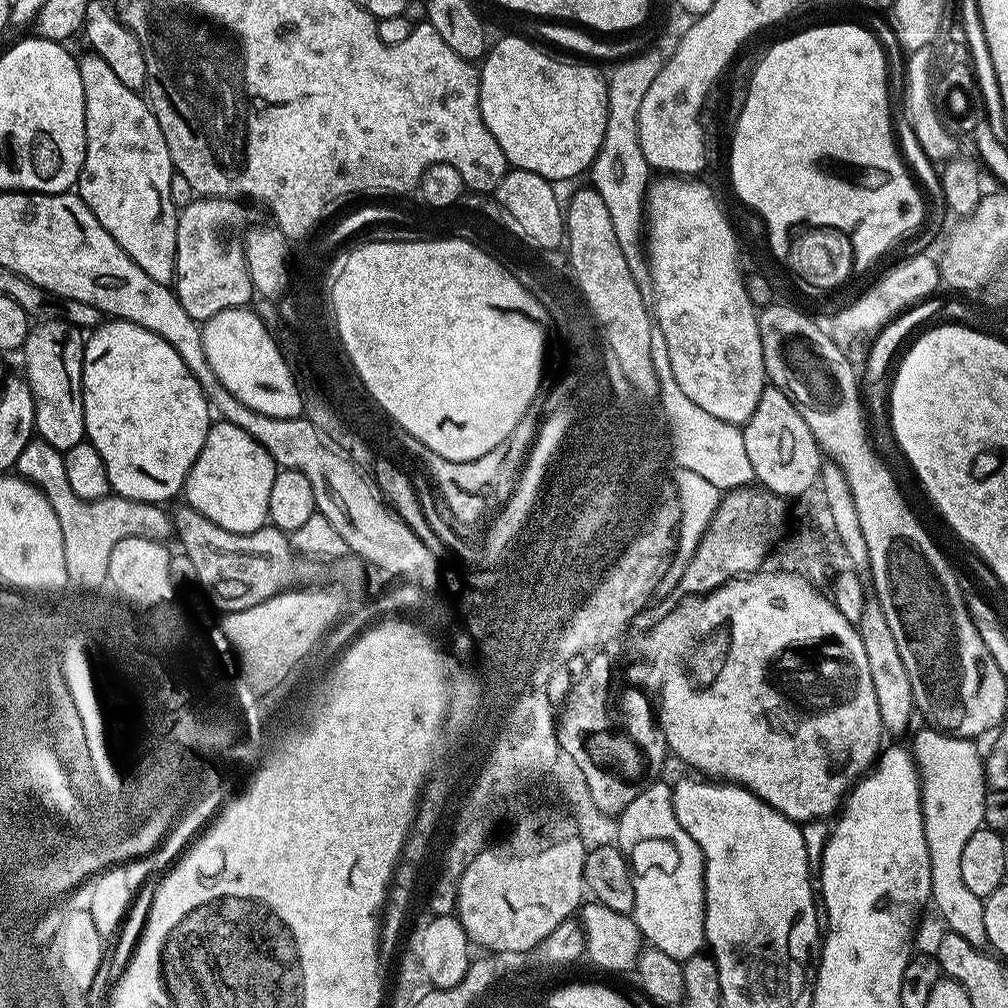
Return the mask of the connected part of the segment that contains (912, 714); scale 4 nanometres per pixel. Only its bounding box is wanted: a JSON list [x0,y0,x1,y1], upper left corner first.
[858,598,918,737]

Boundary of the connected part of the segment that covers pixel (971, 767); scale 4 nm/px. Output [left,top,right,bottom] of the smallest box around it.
[914,730,988,946]

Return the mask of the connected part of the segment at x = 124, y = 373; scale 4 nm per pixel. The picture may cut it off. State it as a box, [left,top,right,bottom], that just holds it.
[82,318,210,505]

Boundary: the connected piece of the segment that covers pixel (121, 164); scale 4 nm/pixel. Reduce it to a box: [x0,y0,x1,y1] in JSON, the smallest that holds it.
[78,54,178,285]

